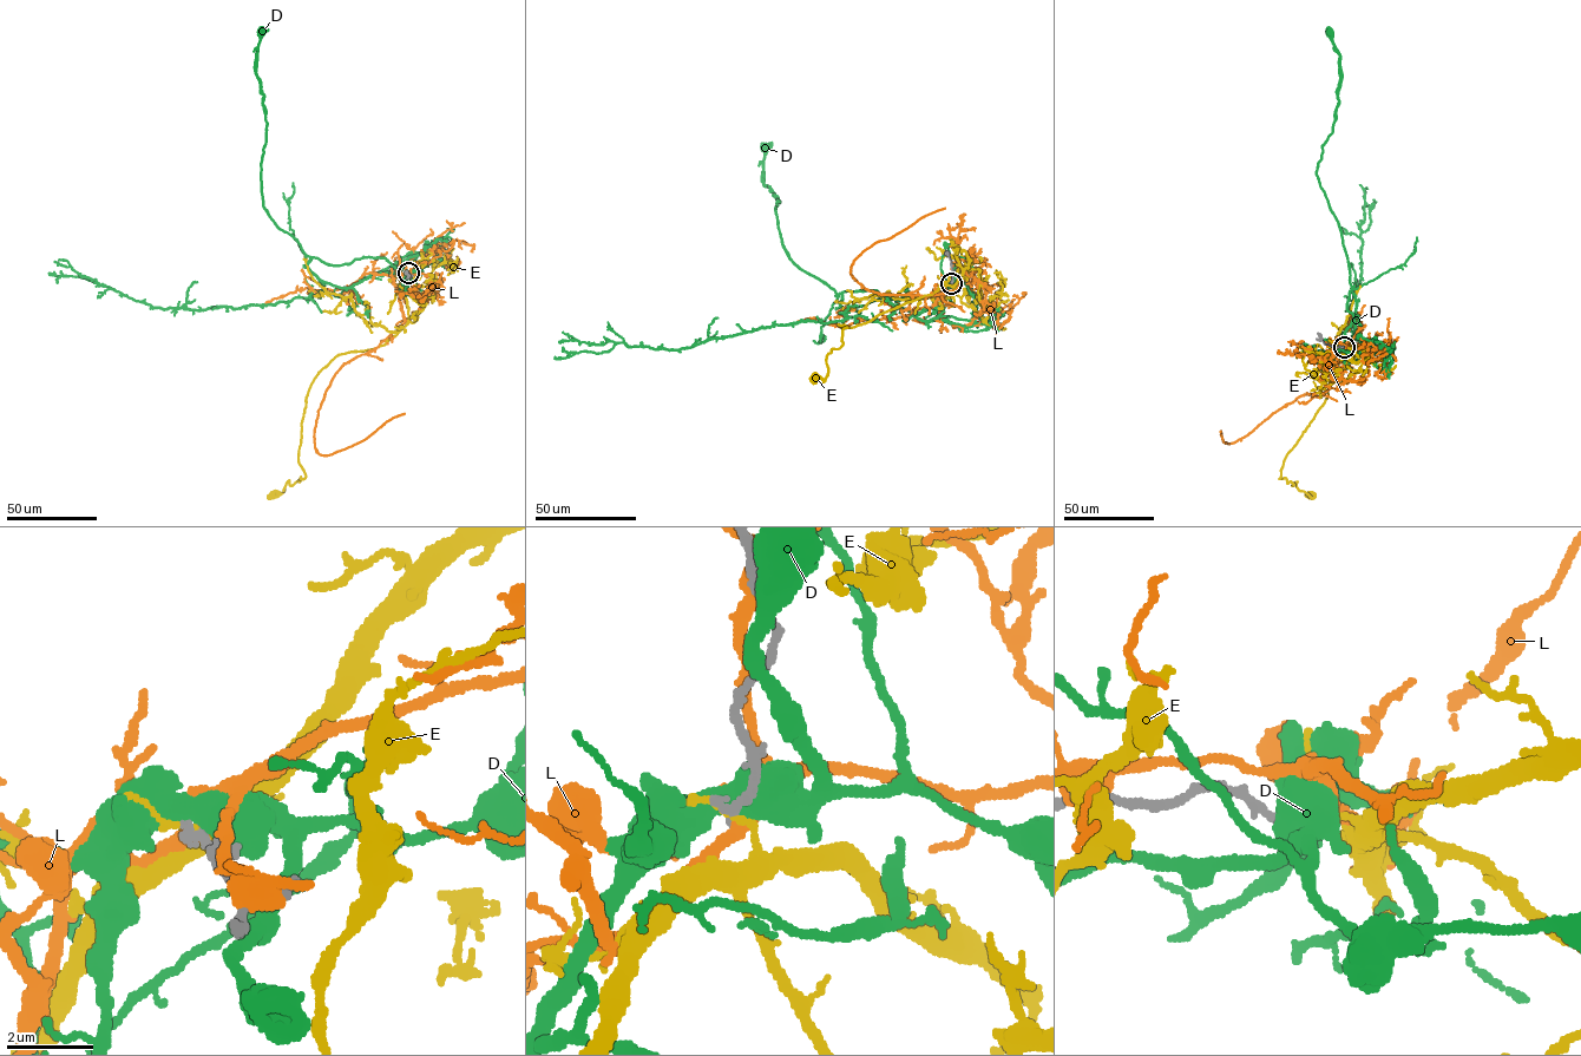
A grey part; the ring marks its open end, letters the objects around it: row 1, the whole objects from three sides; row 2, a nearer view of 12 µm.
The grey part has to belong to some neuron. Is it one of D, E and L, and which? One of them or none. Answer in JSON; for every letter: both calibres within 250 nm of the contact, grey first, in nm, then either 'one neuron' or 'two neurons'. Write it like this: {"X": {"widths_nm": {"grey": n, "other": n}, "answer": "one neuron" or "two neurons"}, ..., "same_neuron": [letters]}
{"D": {"widths_nm": {"grey": 300, "other": 800}, "answer": "two neurons"}, "E": {"widths_nm": {"grey": 280, "other": 130}, "answer": "two neurons"}, "L": {"widths_nm": {"grey": 240, "other": 240}, "answer": "two neurons"}, "same_neuron": []}

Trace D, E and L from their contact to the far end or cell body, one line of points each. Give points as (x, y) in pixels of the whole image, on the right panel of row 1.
D: (1343, 347), (1366, 346), (1359, 317), (1347, 310), (1346, 255), (1316, 174), (1338, 102), (1340, 54), (1329, 32)
E: (1343, 347), (1343, 375), (1318, 392), (1327, 397), (1280, 470), (1279, 478), (1309, 496)
L: (1344, 347), (1336, 379), (1322, 394), (1297, 398), (1232, 444), (1224, 443), (1220, 431)

